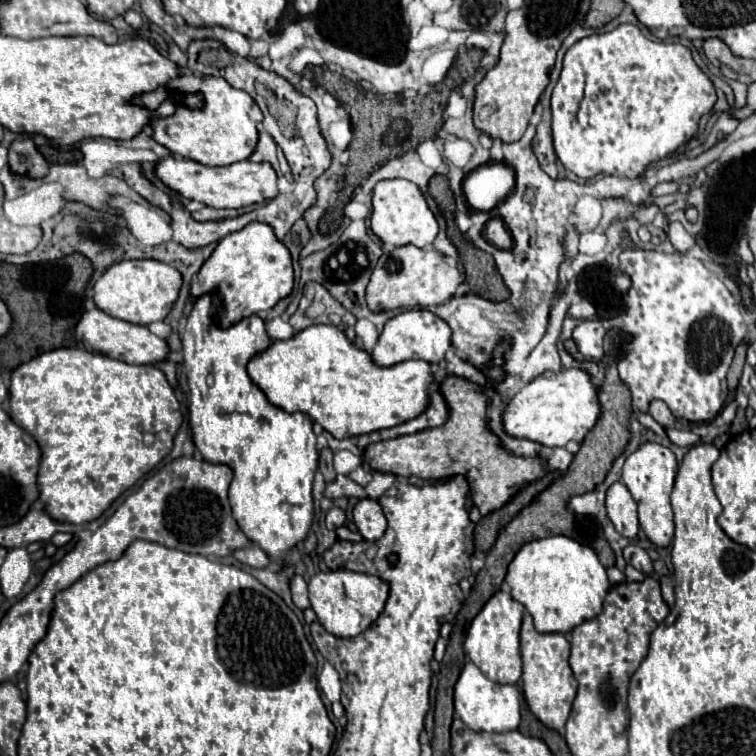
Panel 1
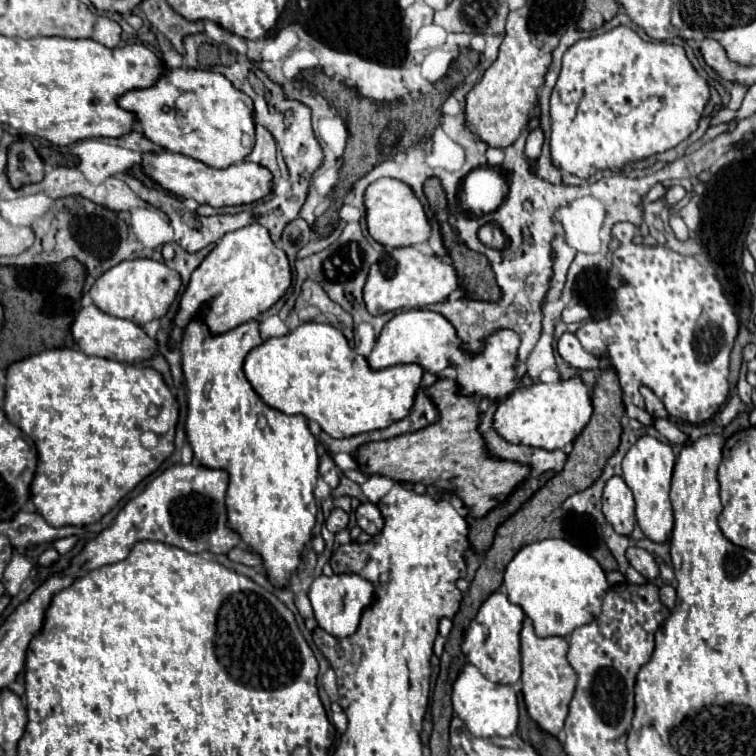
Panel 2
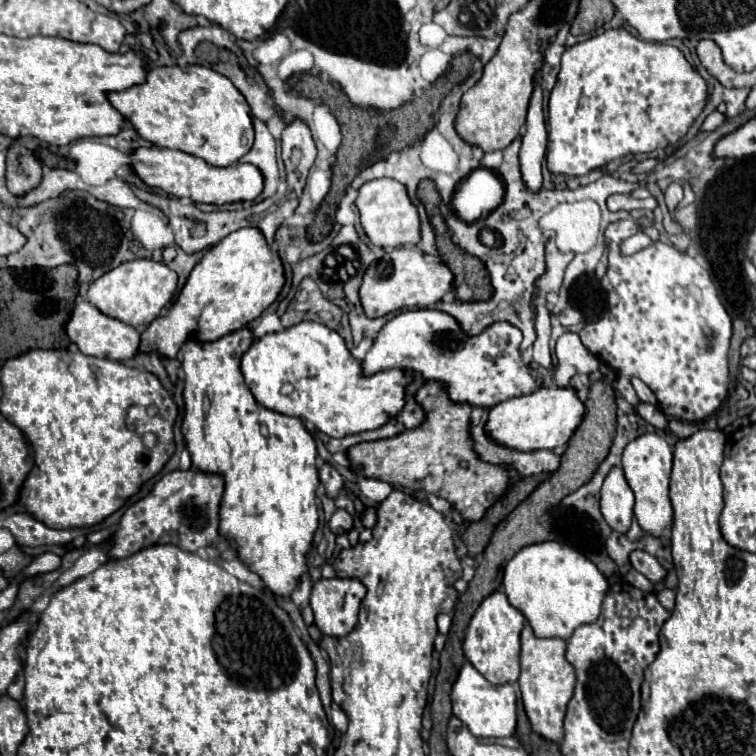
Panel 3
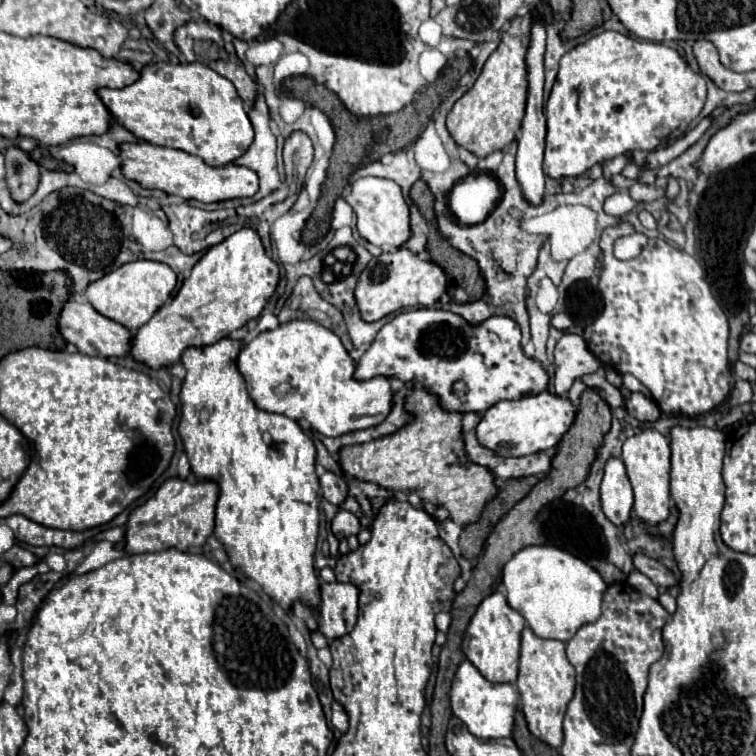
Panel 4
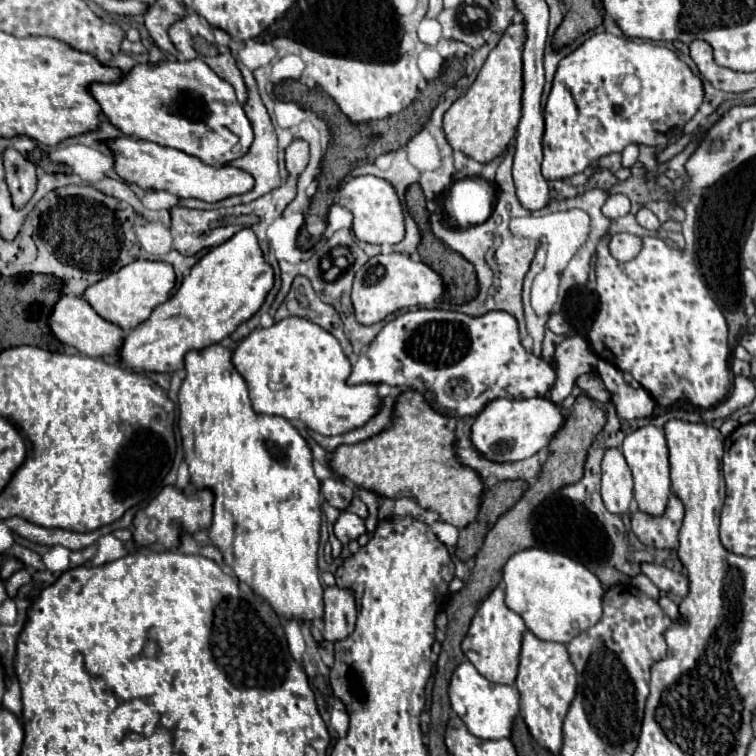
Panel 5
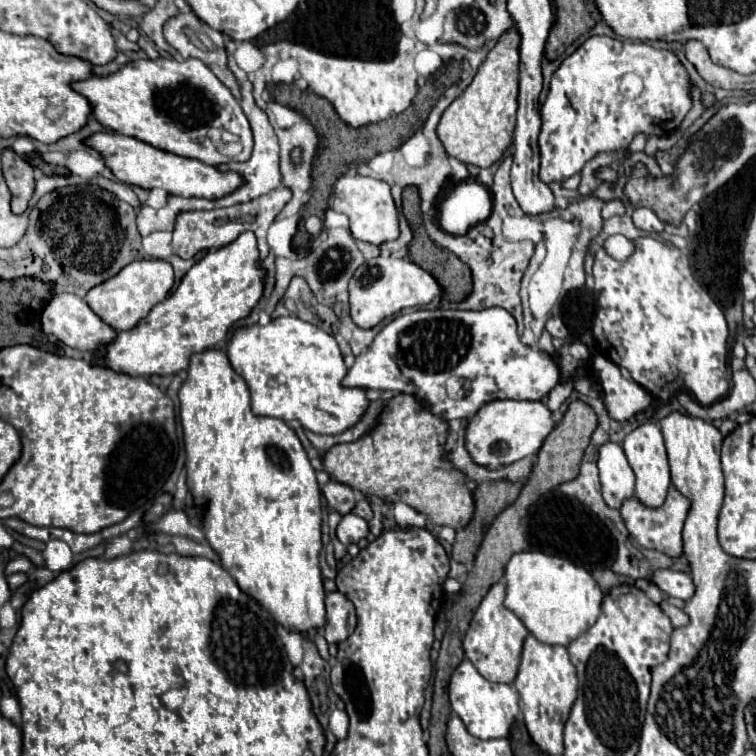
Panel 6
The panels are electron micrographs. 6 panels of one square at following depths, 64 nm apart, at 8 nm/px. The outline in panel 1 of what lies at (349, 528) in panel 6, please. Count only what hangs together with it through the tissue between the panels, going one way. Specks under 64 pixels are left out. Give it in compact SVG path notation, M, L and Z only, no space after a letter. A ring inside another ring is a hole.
M332 506L332 508L326 512L326 528L328 528L328 530L336 530L338 526L344 524L344 520L346 520L344 510L340 510L340 508L336 508L336 506Z

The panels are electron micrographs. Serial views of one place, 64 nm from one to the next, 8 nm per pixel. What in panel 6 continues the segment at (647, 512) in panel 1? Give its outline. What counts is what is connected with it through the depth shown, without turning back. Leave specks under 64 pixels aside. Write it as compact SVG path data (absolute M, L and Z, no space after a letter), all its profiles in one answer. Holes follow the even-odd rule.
M642 424L630 434L626 434L622 442L624 454L628 458L630 468L636 474L636 498L648 508L660 508L666 500L666 492L670 488L670 468L668 468L668 454L664 446L664 438L660 426L656 424Z

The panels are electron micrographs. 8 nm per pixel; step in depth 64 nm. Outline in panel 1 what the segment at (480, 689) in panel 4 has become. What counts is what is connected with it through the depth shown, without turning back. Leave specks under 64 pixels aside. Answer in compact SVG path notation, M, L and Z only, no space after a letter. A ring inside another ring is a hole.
M472 662L460 672L460 678L454 686L454 718L462 718L462 722L472 730L486 730L486 732L506 732L514 730L520 724L520 690L516 684L498 684L488 680L480 668Z

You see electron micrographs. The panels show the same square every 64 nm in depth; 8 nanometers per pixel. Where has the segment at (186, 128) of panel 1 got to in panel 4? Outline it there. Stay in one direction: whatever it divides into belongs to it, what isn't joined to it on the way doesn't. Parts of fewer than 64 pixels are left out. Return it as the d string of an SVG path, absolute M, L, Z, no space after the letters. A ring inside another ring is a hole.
M200 62L148 64L140 70L138 82L120 90L102 88L98 94L112 116L134 136L200 156L210 166L234 162L254 140L254 128L234 84Z

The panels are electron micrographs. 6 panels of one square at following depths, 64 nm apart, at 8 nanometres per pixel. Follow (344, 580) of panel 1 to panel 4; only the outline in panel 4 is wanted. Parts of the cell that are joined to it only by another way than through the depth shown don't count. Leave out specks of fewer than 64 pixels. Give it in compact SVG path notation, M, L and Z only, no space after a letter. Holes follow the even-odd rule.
M322 582L320 604L314 614L318 618L318 630L328 638L340 638L348 634L358 618L360 588L344 582Z

